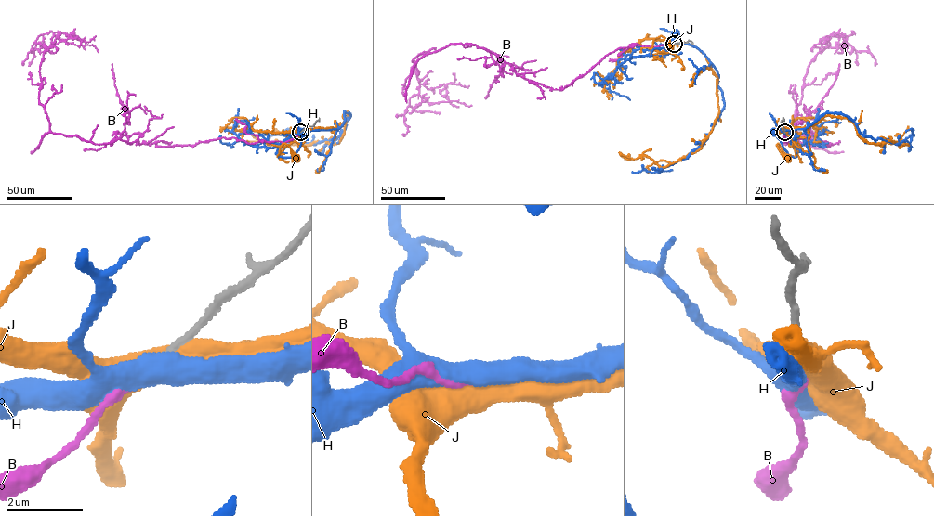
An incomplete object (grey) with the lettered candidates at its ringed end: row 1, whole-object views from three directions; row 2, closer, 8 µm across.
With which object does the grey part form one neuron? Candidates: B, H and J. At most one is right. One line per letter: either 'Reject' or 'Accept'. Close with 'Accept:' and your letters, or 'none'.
B: Accept
H: Reject
J: Reject
Accept: B

